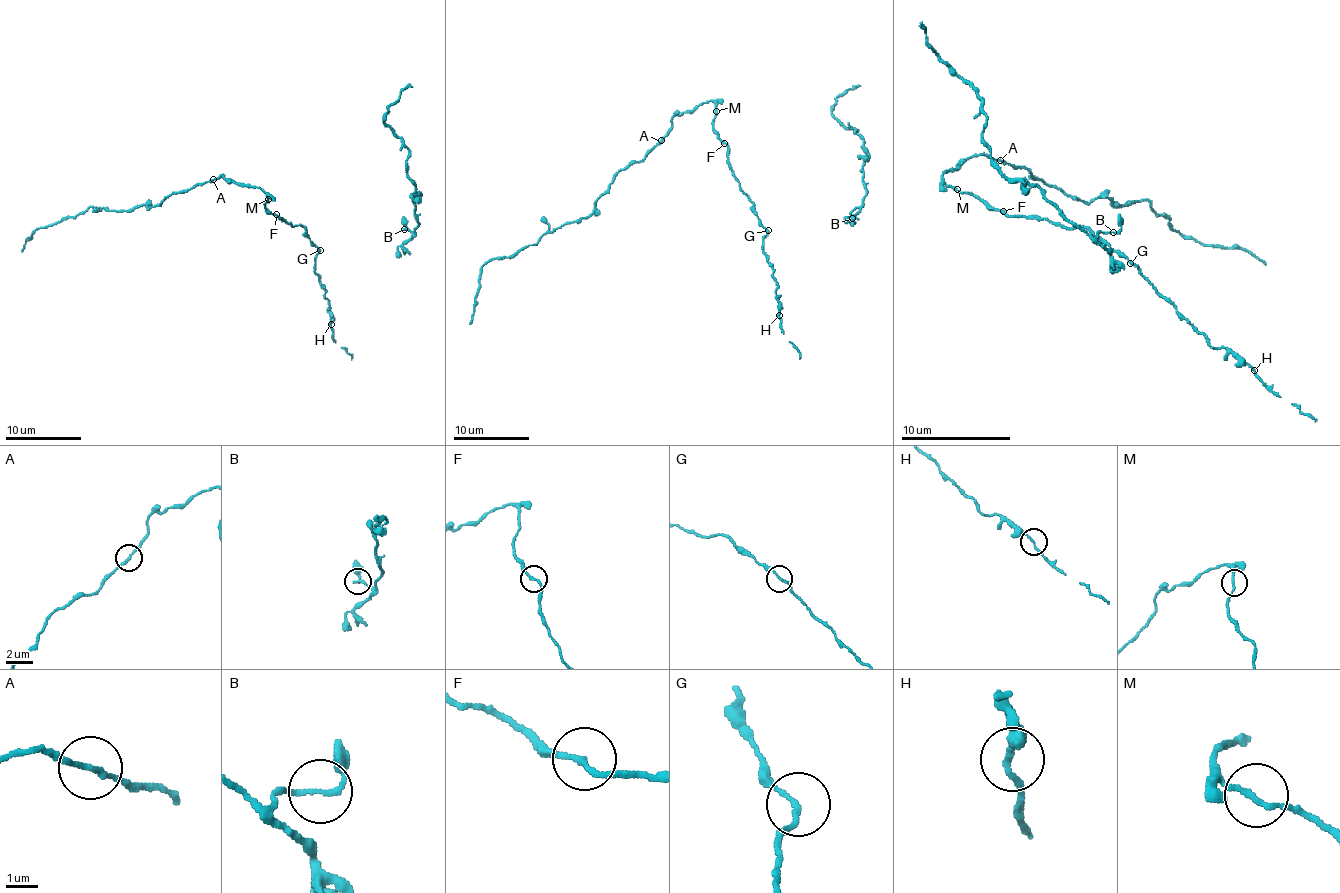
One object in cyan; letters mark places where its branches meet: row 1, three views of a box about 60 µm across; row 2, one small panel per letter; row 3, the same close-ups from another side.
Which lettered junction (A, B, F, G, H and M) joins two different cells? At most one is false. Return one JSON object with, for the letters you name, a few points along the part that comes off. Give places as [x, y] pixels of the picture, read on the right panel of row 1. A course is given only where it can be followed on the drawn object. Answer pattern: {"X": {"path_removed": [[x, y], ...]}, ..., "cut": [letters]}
{"cut": []}

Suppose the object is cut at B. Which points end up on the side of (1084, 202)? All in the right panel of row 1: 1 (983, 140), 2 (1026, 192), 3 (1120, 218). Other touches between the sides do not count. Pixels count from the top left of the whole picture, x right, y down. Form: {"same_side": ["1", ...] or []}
{"same_side": []}

